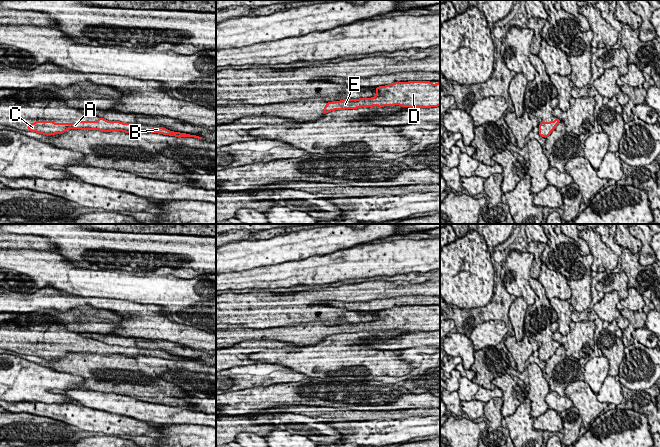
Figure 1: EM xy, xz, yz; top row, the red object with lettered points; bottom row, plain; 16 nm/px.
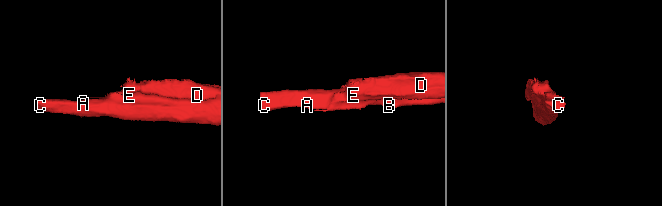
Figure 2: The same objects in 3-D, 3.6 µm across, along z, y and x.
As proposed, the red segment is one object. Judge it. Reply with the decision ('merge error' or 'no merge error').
no merge error

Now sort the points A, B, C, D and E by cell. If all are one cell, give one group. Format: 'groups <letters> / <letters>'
groups A B C D E

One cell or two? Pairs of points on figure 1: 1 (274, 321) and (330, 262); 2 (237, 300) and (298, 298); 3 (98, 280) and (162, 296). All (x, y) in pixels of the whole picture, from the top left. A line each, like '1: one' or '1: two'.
1: two
2: one
3: one

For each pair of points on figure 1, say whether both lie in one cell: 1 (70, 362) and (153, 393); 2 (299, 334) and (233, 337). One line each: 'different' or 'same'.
1: same
2: same

